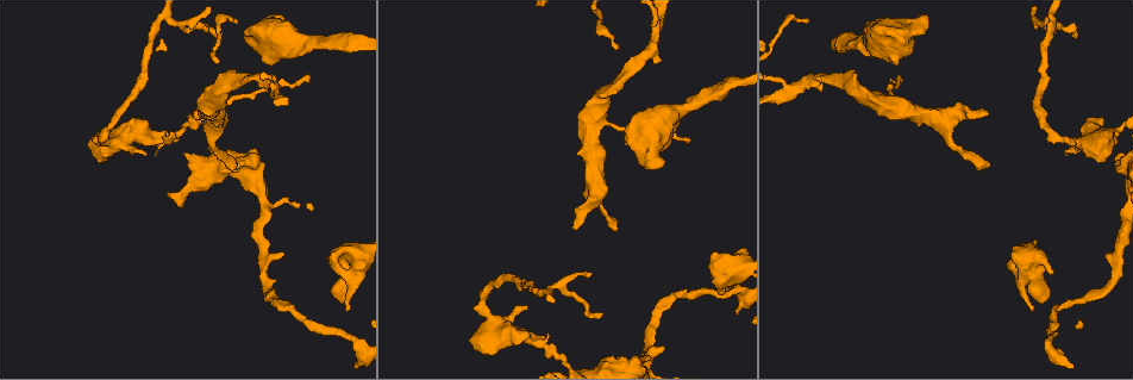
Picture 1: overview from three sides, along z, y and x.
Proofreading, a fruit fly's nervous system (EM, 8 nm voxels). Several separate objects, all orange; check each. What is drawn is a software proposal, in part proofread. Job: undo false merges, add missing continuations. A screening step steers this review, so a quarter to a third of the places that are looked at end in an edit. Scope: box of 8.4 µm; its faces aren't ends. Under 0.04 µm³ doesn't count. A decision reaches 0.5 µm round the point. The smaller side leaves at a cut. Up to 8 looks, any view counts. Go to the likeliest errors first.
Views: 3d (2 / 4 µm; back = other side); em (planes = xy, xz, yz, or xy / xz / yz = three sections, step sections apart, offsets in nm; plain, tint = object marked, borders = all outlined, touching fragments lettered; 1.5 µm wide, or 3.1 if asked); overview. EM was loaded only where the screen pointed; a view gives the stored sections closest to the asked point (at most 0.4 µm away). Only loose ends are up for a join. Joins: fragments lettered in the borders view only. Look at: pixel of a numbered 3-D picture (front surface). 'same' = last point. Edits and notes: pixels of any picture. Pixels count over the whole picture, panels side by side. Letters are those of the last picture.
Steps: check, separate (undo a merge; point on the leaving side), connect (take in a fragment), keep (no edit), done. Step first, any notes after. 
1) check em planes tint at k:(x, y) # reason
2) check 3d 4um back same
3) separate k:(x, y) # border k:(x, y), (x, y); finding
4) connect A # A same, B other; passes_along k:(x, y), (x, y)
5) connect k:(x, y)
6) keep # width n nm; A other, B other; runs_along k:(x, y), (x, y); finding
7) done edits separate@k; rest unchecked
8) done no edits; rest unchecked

check em planes borders at 1:(719, 292) # branch stops here

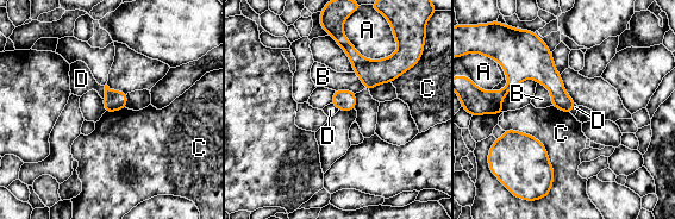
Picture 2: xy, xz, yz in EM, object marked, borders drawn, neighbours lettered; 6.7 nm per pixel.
keep # A other, B other, C other, D other; border 2:(105, 86), (104, 99); no lettered fragment goes on from it

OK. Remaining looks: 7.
check em planes borders at 1:(192, 112) # an open end

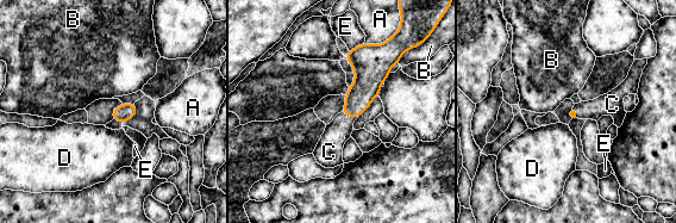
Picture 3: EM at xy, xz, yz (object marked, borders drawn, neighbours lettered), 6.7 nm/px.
connect C # A other, B other, C same, D other, E other; passes_along 3:(367, 85), (349, 116), (330, 147); the neuron continues

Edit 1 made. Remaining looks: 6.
check overview # see it whole again

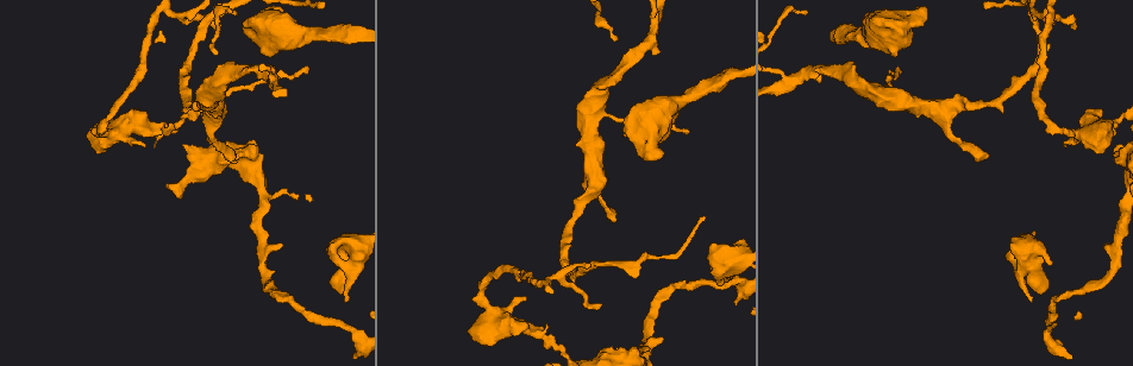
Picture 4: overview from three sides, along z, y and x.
check 3d 2um at 4:(156, 13) # abrupt turn

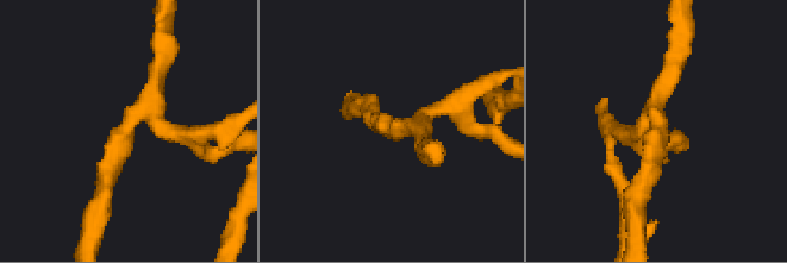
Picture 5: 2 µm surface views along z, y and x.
check em xz step 4 tint at 5:(653, 128) # shape alone is not enough

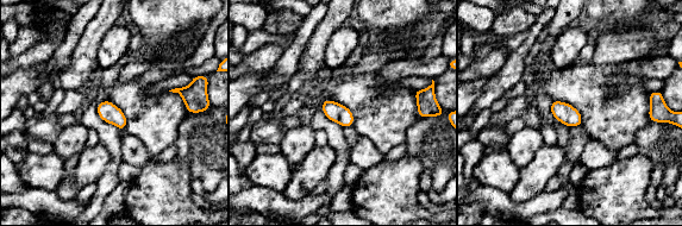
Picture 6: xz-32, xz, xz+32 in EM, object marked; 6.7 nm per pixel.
check em yz step 4 borders same # another direction

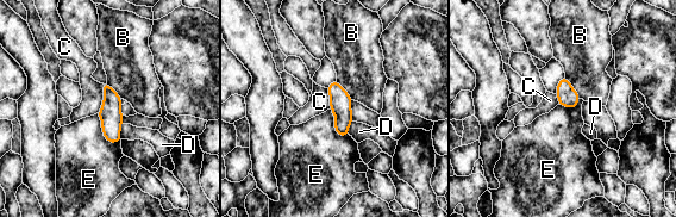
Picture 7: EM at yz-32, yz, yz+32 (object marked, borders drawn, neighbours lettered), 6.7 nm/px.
keep # B other, C other, D other, E other; border 7:(102, 84), (102, 104), (96, 112); all the same neuron

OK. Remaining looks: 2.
done edits connect@3; rest unchecked

